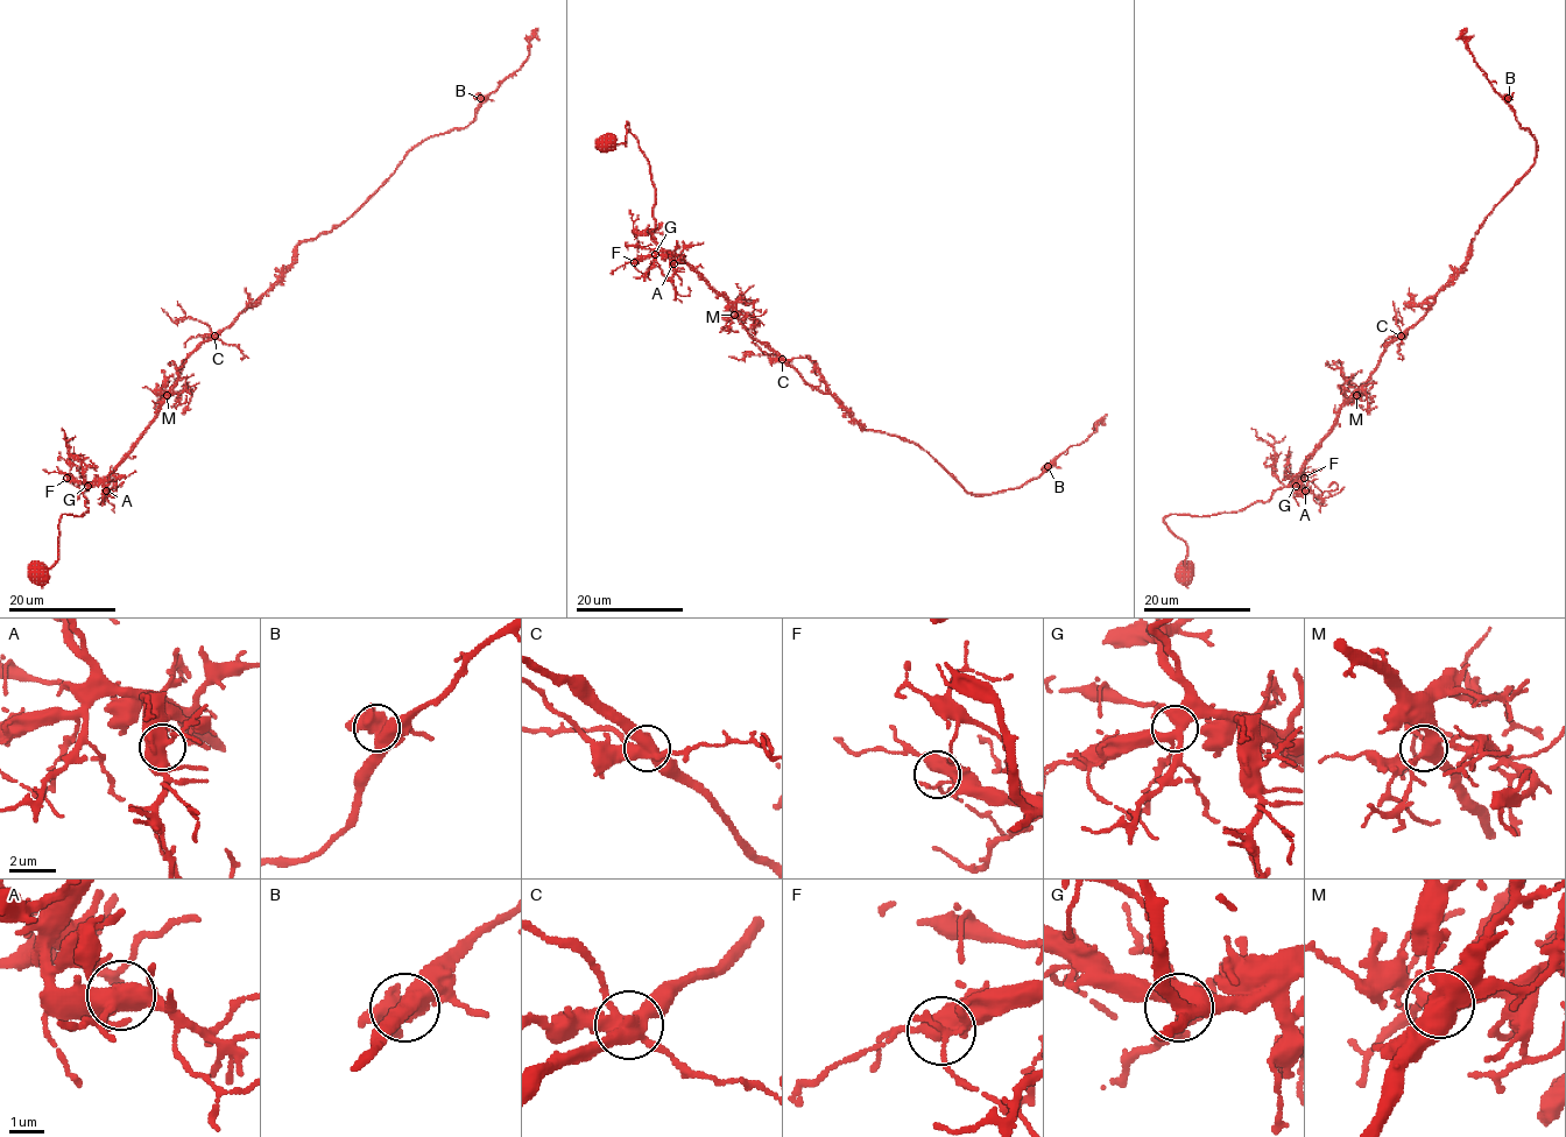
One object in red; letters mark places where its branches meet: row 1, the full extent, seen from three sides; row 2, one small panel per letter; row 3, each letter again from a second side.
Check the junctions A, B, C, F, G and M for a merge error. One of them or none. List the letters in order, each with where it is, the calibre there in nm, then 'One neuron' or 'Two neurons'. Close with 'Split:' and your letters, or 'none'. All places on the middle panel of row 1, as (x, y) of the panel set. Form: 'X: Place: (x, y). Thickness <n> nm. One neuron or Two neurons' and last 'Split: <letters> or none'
A: Place: (674, 263). Thickness 500 nm. One neuron
B: Place: (1048, 466). Thickness 480 nm. One neuron
C: Place: (782, 359). Thickness 500 nm. Two neurons
F: Place: (634, 262). Thickness 440 nm. One neuron
G: Place: (655, 254). Thickness 400 nm. One neuron
M: Place: (734, 315). Thickness 480 nm. One neuron
Split: C

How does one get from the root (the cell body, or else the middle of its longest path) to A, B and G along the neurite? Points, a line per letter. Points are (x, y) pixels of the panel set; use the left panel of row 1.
A: (232, 322), (187, 359), (169, 396), (107, 480), (106, 491)
B: (232, 322), (284, 273), (300, 244), (340, 226), (425, 140), (465, 127), (480, 98)
G: (232, 322), (187, 359), (169, 396), (132, 452), (107, 477), (87, 486)

